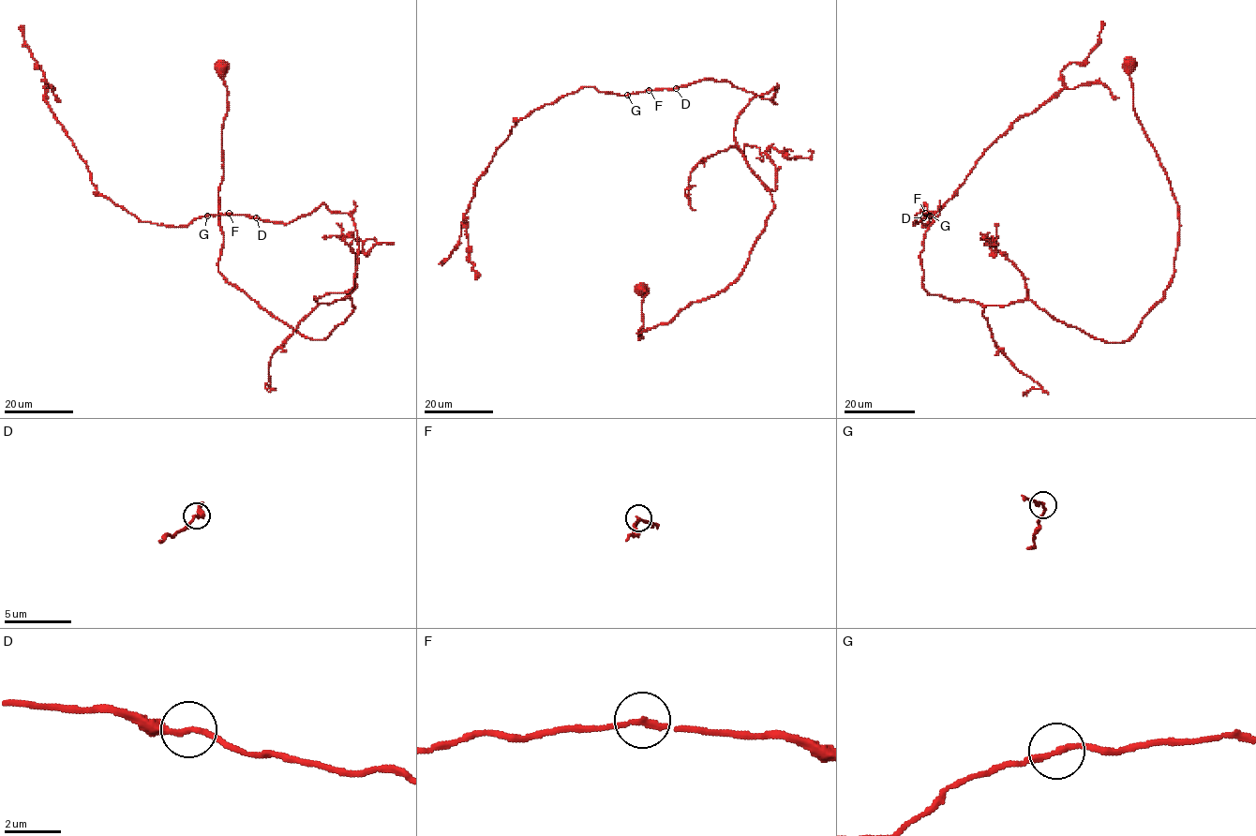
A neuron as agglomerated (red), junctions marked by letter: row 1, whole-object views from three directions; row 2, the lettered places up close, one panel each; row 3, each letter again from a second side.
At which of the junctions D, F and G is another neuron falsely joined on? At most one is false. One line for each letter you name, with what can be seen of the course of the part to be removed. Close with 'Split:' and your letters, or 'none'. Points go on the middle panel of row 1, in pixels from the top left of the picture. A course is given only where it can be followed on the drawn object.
Split: none

